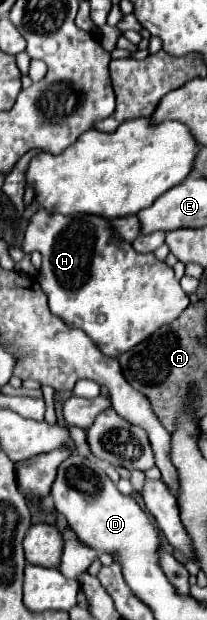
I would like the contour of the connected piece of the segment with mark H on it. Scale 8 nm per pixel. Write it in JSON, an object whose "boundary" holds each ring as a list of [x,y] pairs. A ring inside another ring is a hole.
{"boundary":[[[38,209],[30,219],[30,225],[22,243],[24,252],[40,251],[40,287],[48,297],[50,311],[64,319],[68,327],[82,329],[96,347],[106,357],[118,357],[140,341],[148,339],[156,329],[174,321],[190,305],[188,297],[180,289],[180,283],[174,279],[172,267],[164,261],[158,261],[152,253],[140,255],[132,249],[130,243],[124,243],[116,233],[108,229],[108,221],[94,215],[50,215],[44,209]]]}

